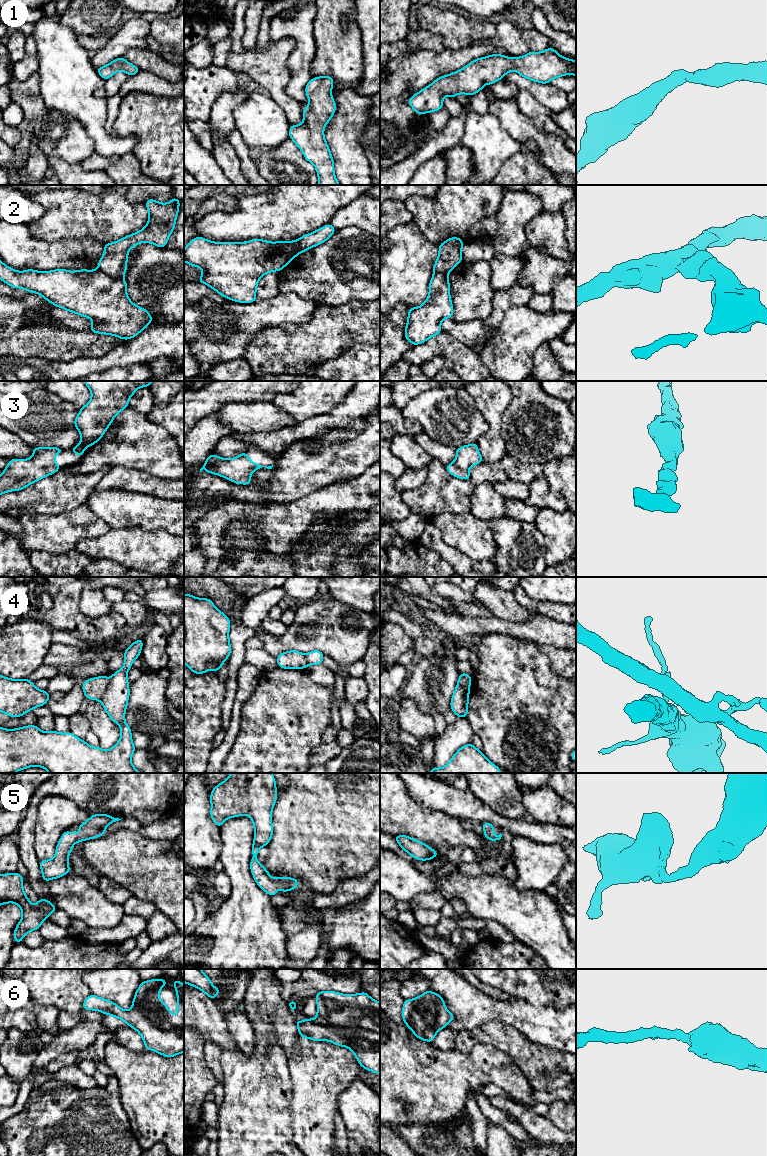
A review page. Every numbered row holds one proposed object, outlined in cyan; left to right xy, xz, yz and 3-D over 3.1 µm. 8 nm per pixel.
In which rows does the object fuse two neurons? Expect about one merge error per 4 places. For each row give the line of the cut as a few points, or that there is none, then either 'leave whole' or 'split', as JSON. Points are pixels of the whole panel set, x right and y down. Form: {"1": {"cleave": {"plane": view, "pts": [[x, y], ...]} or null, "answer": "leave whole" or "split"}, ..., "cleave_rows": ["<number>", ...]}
{"1": {"cleave": null, "answer": "leave whole"}, "2": {"cleave": {"plane": "xy", "pts": [[98, 268], [107, 275], [122, 279]]}, "answer": "split"}, "3": {"cleave": null, "answer": "leave whole"}, "4": {"cleave": {"plane": "xy", "pts": [[110, 679], [105, 692], [99, 700]]}, "answer": "split"}, "5": {"cleave": null, "answer": "leave whole"}, "6": {"cleave": null, "answer": "leave whole"}, "cleave_rows": ["2", "4"]}

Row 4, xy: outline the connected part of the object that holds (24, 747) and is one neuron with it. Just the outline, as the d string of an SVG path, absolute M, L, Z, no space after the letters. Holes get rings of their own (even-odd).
M141 638L125 649L124 665L113 673L100 700L111 720L120 725L121 738L111 749L92 747L71 732L44 732L36 725L16 729L0 727L0 773L15 773L32 766L42 767L49 773L140 773L131 762L136 748L132 741L131 728L125 722L125 711L130 694L127 672L133 661L140 656L142 646Z

